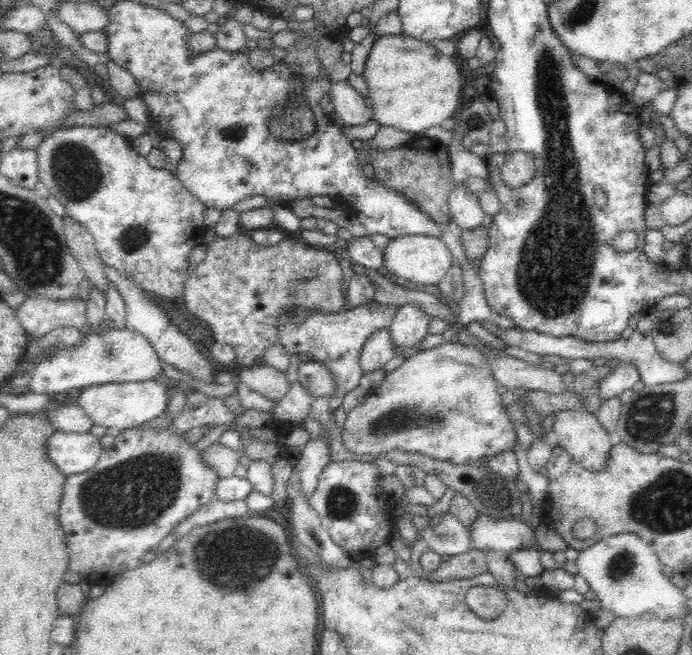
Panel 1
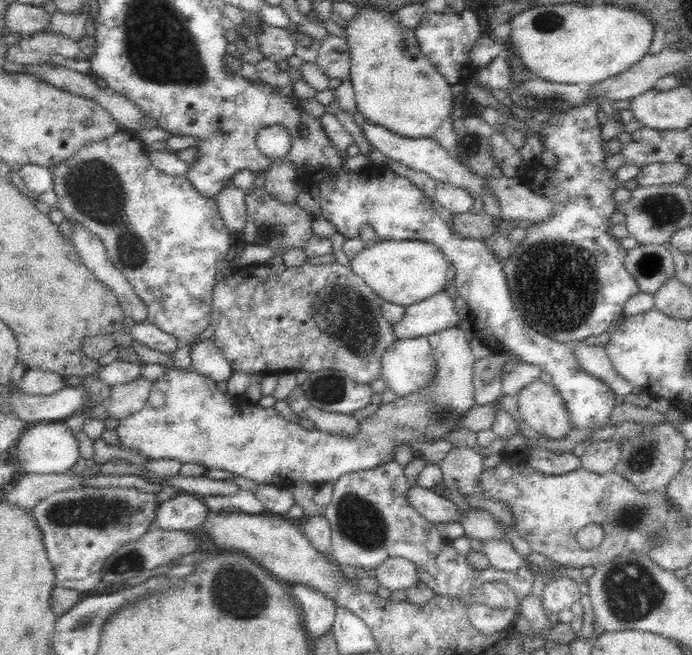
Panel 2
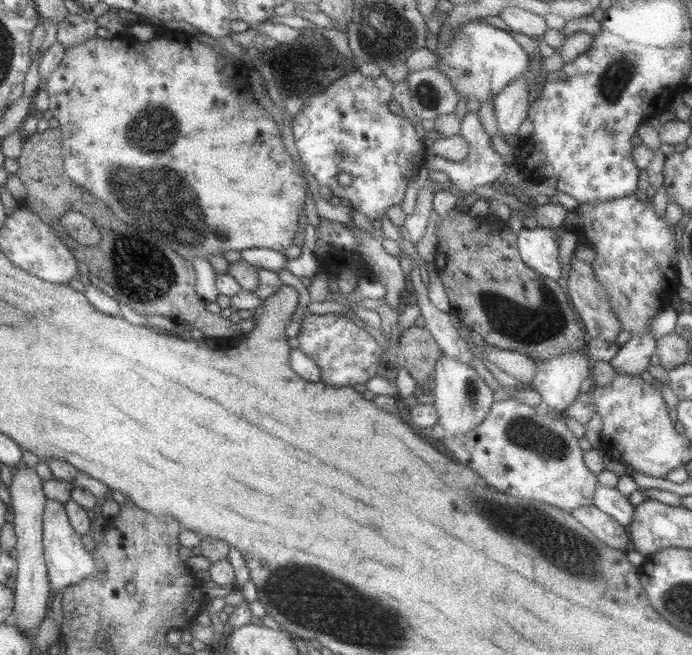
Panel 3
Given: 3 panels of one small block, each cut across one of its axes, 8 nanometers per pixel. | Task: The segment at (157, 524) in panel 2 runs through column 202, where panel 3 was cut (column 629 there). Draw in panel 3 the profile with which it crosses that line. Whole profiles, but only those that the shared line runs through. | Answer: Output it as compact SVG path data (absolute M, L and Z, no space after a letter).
M595 485L592 504L623 526L628 526L634 506L615 487Z

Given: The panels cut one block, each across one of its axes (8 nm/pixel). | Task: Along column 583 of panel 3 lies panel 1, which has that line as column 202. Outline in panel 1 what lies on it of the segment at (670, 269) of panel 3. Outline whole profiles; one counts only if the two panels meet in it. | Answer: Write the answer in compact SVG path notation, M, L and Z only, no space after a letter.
M66 124L60 126L55 132L52 132L52 134L44 136L35 150L38 155L38 176L40 177L41 183L48 188L50 195L56 197L56 199L62 203L62 206L64 206L66 210L66 215L88 230L88 233L94 238L98 257L105 267L112 267L118 271L119 274L132 279L134 284L152 294L155 298L159 298L162 302L181 305L184 294L184 284L186 284L186 281L190 278L190 275L193 274L194 270L191 264L189 264L190 255L196 247L203 243L205 232L209 229L205 226L207 207L184 187L184 184L177 175L172 173L172 171L152 166L148 162L146 155L140 155L140 153L134 149L129 137L116 133L116 131L110 127L71 126Z

